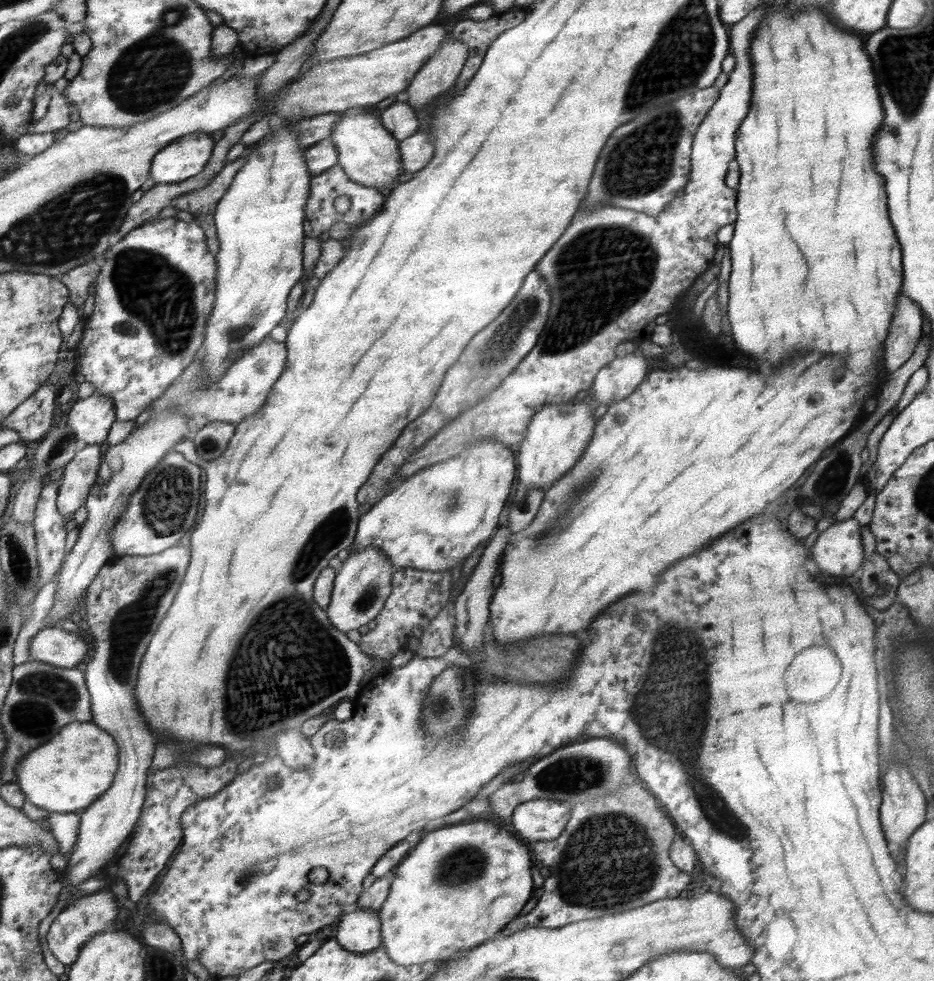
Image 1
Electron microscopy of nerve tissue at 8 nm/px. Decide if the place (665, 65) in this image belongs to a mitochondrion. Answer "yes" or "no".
yes

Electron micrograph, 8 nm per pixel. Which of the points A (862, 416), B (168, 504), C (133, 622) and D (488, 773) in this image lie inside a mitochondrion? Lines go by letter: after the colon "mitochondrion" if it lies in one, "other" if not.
A: other
B: mitochondrion
C: mitochondrion
D: other

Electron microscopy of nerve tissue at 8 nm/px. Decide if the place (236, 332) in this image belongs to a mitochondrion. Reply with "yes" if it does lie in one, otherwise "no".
yes

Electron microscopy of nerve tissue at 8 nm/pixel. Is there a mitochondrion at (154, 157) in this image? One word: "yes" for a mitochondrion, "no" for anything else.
no

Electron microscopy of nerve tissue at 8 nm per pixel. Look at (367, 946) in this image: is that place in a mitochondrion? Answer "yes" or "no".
no

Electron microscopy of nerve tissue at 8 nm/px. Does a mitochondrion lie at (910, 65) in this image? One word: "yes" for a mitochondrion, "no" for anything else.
yes

